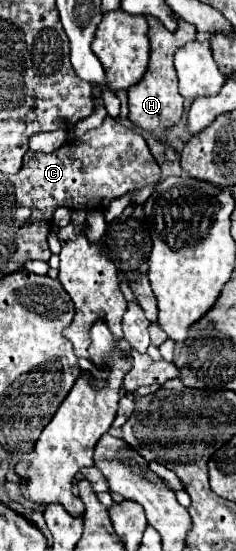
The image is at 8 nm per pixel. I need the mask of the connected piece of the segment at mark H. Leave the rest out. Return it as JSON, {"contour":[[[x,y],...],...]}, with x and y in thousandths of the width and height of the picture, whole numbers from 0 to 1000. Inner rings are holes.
{"contour":[[[623,34],[631,38],[631,71],[640,71],[640,111],[631,111],[631,129],[614,140],[564,154],[538,172],[547,172],[547,220],[614,238],[631,238],[674,260],[708,256],[708,238],[750,227],[775,212],[775,176],[750,165],[750,132],[733,122],[733,100],[758,85],[826,71],[826,49],[809,42],[767,38],[758,53],[742,60],[699,56],[665,42],[665,34]]]}

